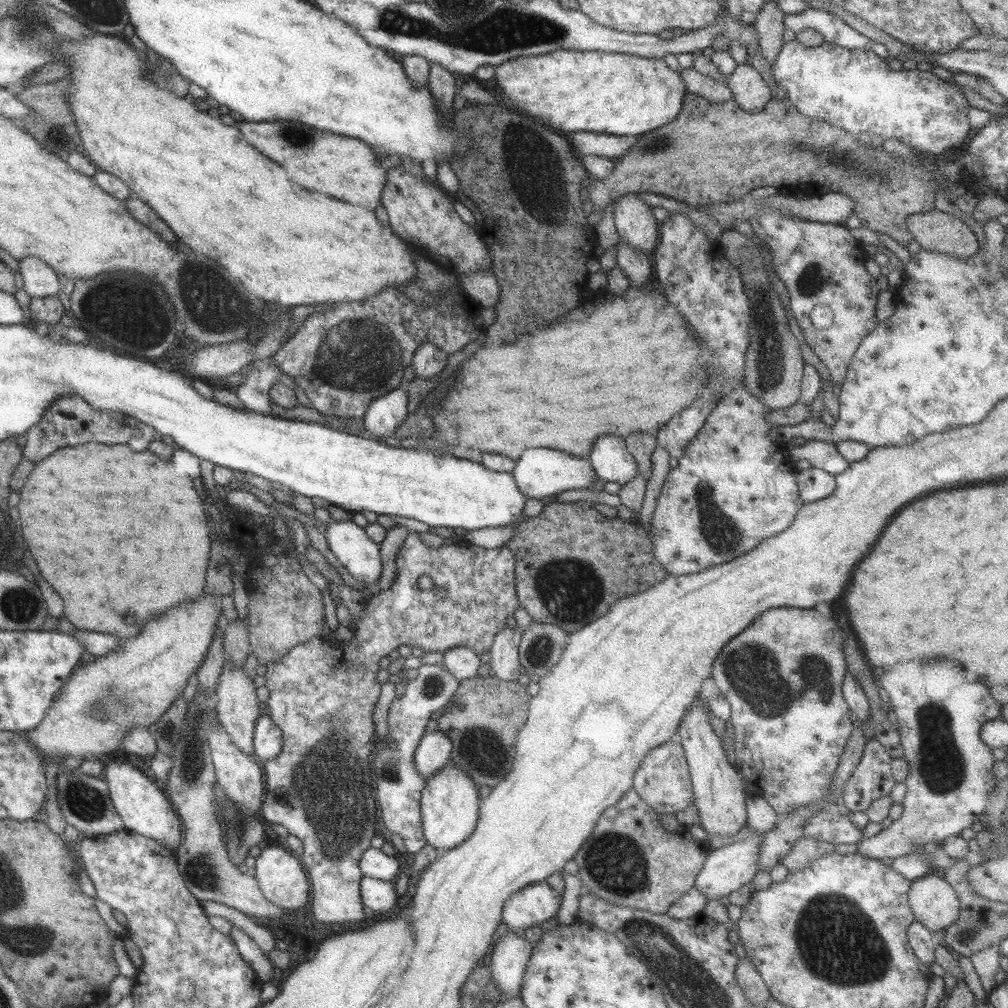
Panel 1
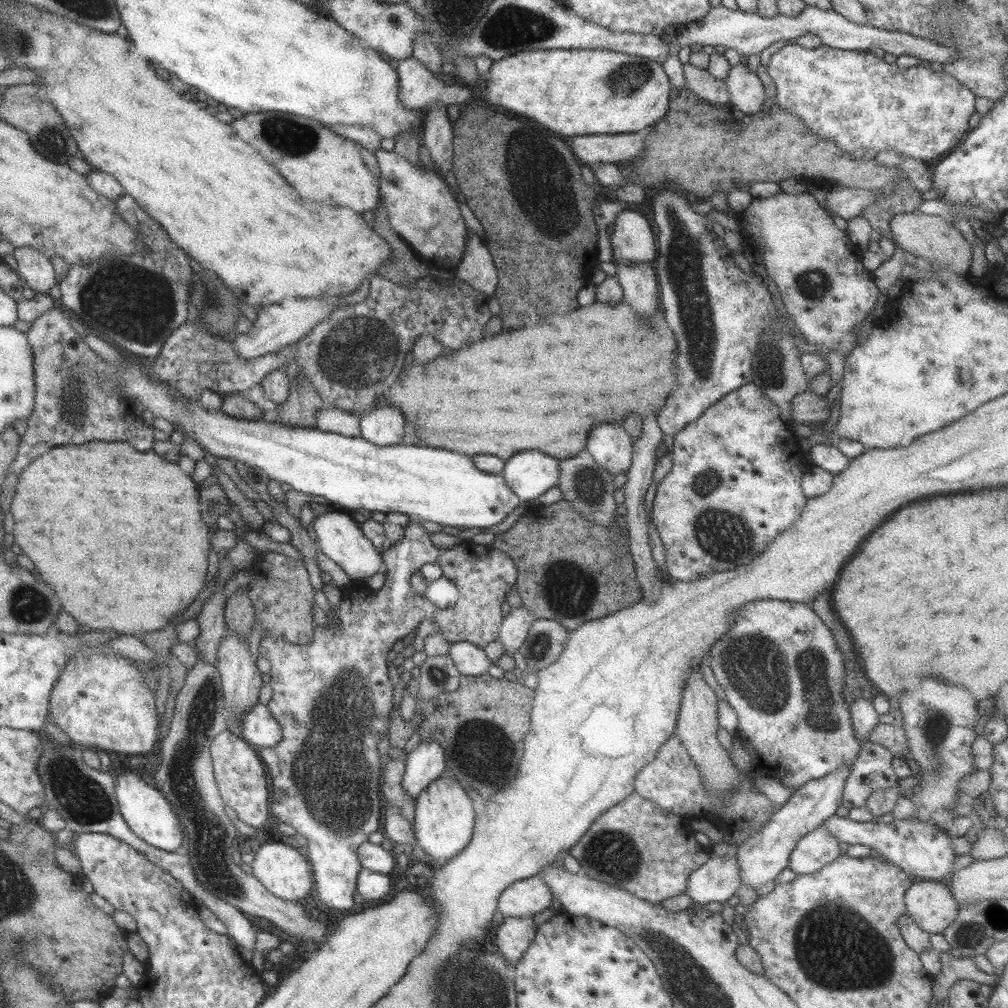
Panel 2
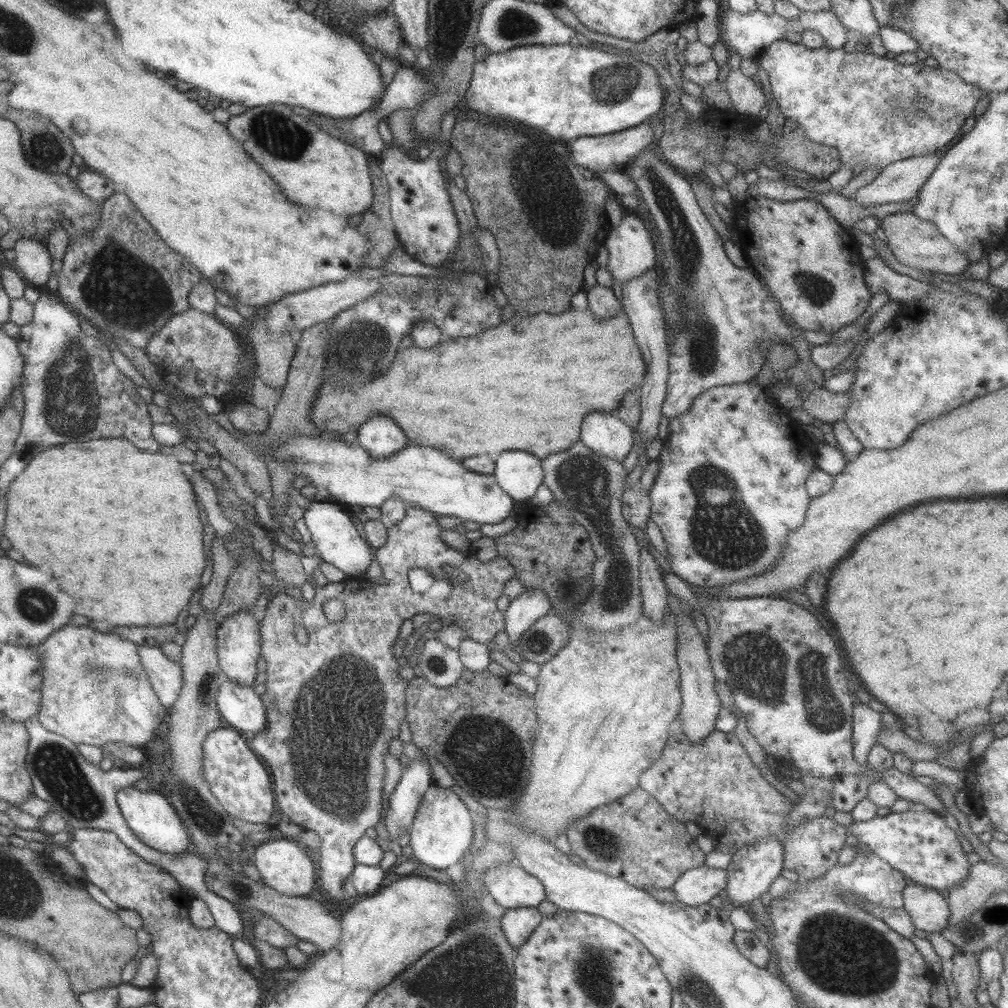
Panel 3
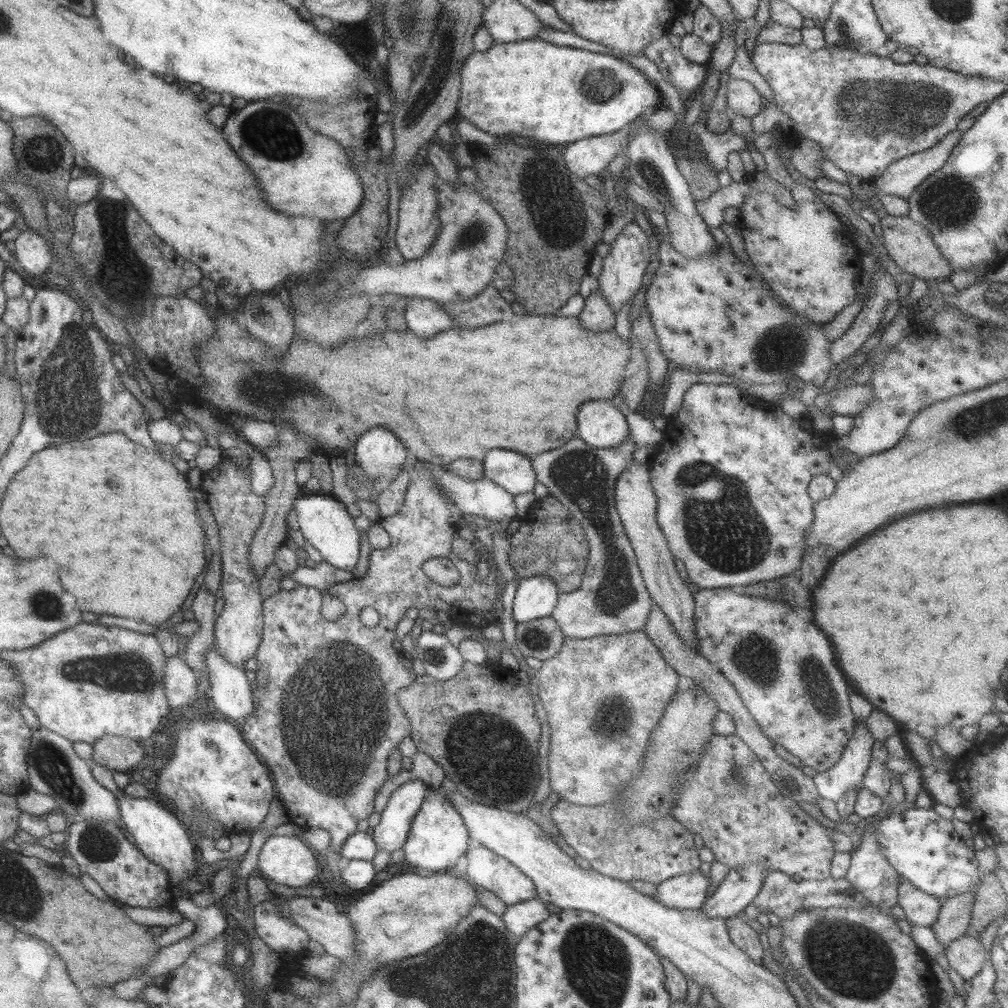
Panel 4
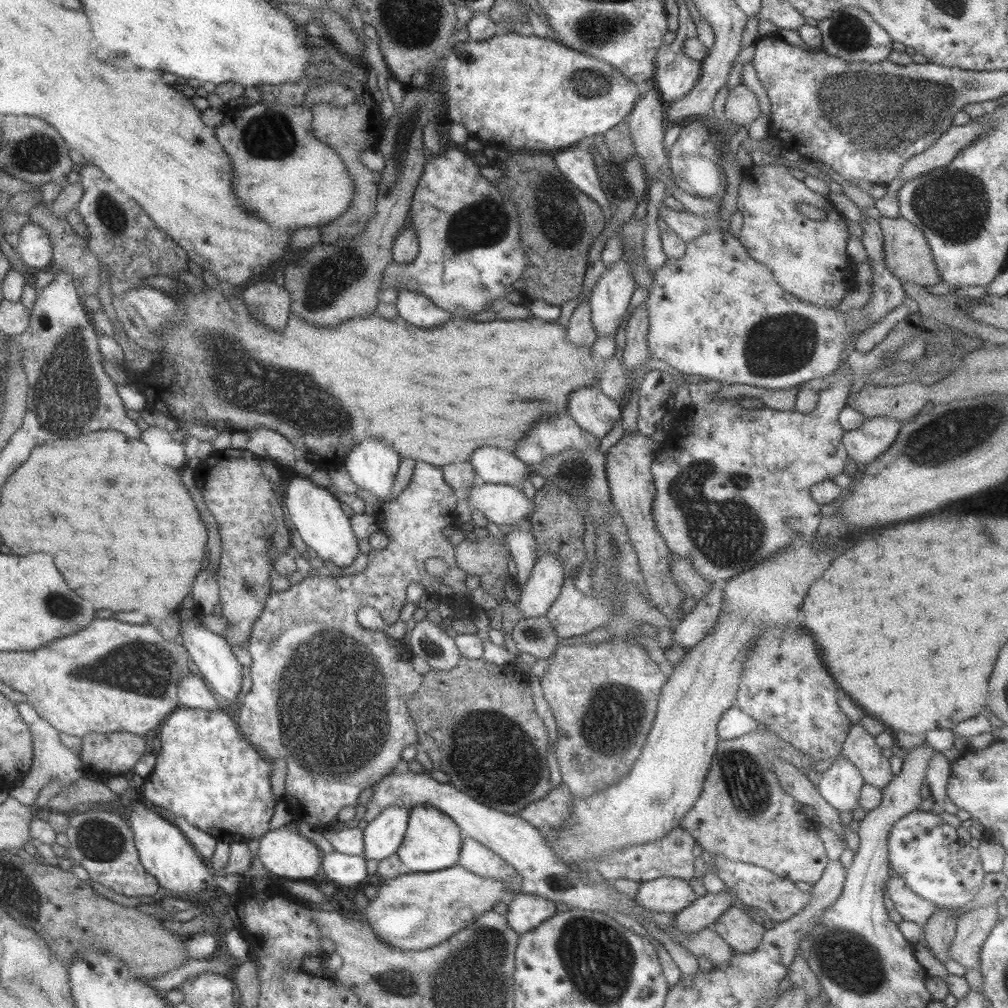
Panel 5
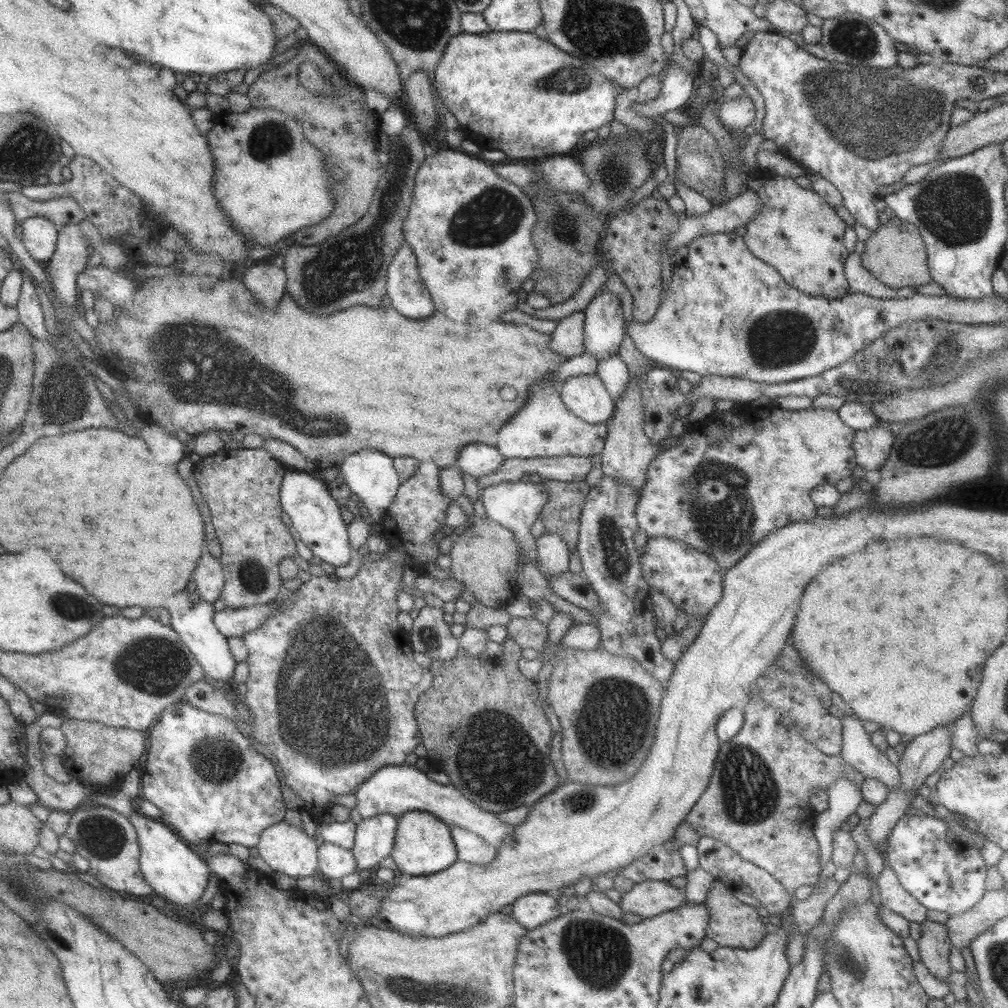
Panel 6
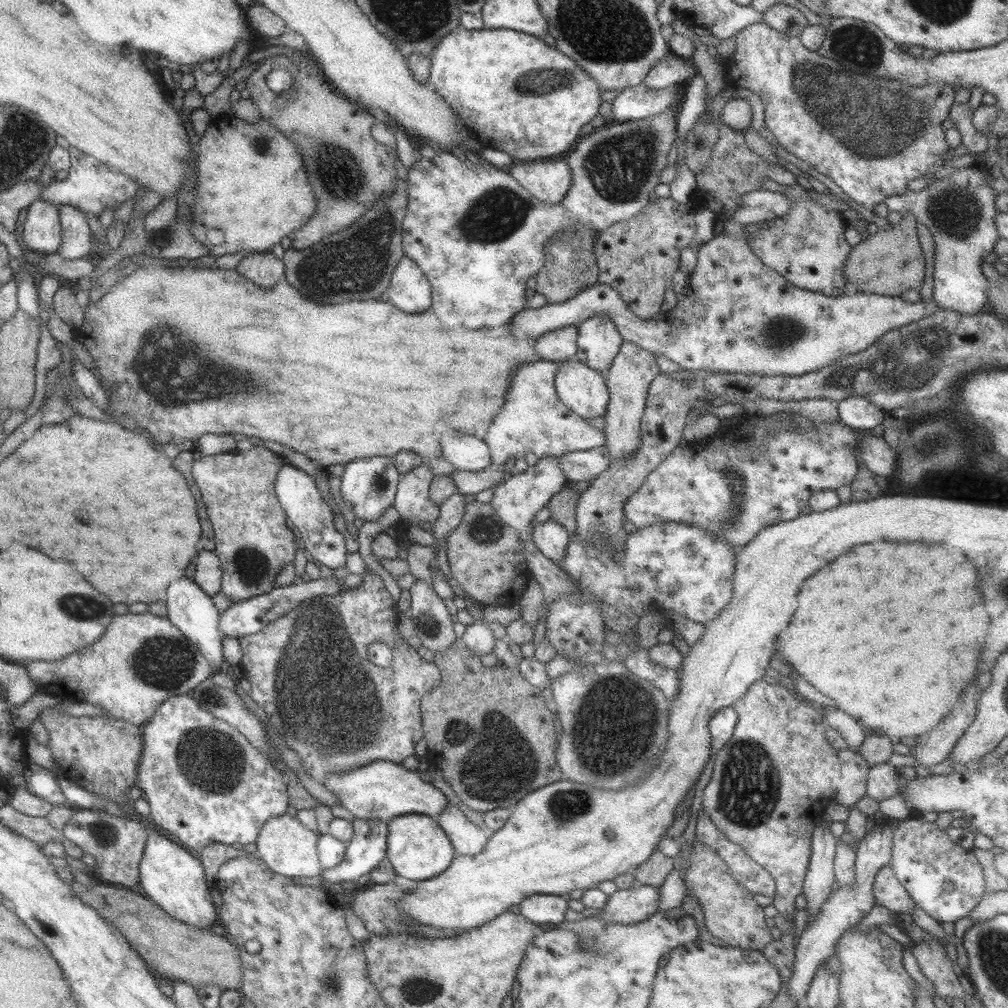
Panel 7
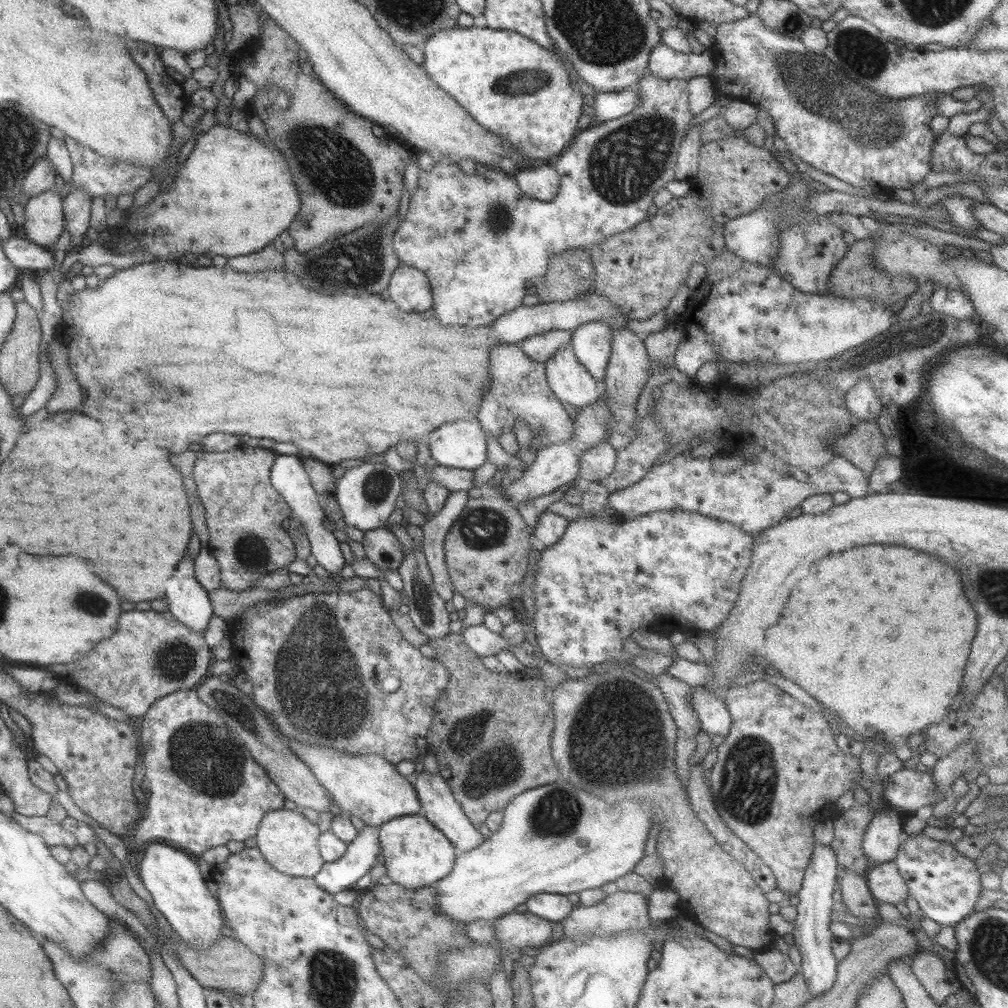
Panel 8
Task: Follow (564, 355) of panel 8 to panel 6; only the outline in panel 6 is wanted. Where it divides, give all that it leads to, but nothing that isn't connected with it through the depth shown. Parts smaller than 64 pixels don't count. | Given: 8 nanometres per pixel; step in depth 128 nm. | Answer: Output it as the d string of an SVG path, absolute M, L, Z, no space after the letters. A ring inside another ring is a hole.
M596 372L567 377L558 389L562 404L577 419L599 424L613 416L614 400Z

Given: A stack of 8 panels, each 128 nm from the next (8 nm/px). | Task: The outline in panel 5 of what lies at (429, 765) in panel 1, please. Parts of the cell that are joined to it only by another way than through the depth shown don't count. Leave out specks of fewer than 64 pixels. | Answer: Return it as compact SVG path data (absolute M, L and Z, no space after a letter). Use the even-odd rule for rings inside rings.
M389 806L363 829L362 857L380 861L395 853L407 830L407 818L411 809Z

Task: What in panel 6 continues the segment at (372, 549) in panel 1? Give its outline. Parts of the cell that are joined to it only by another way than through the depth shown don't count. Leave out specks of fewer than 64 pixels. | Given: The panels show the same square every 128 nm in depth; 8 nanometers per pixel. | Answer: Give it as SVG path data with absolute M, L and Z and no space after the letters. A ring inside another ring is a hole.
M313 470L285 471L279 487L280 507L289 516L291 529L319 560L331 566L347 564L355 554L351 549L345 524L339 515L339 505L329 495L327 483L313 477Z

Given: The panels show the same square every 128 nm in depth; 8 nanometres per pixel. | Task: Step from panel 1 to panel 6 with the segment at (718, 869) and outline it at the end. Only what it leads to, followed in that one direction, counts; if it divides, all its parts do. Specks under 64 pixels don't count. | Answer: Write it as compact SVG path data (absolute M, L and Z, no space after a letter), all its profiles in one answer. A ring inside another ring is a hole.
M644 881L635 883L629 892L621 893L617 904L623 913L646 919L677 908L685 904L684 901L683 889L673 888L665 881Z

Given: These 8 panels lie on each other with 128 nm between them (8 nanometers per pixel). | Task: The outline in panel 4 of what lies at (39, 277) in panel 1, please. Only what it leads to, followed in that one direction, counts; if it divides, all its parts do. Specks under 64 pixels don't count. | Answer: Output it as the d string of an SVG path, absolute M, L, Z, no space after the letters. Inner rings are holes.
M27 229L26 231L20 231L13 242L14 256L20 267L29 275L43 278L52 262L52 252L44 238Z

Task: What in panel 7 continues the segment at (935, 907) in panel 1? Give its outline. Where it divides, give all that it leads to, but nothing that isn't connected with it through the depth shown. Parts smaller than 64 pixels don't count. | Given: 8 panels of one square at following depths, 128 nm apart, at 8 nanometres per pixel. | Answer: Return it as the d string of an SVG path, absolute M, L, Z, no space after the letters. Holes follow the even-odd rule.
M887 864L882 866L873 879L873 897L875 904L883 906L894 913L911 912L917 907L907 895L893 869Z

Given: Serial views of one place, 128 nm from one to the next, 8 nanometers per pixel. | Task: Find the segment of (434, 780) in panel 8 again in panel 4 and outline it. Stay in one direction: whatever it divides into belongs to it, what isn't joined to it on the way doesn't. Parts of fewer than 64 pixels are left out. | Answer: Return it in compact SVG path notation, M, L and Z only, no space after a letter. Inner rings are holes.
M469 843L465 852L465 878L483 887L506 905L537 898L535 885L516 866L479 843Z

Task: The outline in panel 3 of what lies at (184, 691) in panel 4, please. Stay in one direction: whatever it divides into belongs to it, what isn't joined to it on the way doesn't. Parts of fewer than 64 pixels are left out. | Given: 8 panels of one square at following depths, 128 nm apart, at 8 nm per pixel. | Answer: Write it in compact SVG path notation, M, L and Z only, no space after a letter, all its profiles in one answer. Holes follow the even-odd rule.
M140 646L138 650L151 688L159 702L167 709L177 700L182 684L180 663L169 660L159 646Z

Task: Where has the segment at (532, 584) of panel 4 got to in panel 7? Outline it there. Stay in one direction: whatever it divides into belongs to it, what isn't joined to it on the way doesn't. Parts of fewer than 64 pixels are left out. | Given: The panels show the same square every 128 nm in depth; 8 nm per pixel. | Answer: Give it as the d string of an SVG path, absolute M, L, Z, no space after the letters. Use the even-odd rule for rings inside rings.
M551 519L542 523L535 522L532 530L532 541L539 553L555 564L558 564L560 558L565 556L568 537L568 532L558 522Z

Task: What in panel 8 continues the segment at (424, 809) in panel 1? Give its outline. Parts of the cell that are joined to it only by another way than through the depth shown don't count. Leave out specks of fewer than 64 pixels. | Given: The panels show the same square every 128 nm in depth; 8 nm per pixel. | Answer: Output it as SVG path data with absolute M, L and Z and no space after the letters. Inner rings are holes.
M415 814L393 818L380 826L376 837L385 867L385 881L403 889L434 885L453 868L456 859L454 846L423 816Z

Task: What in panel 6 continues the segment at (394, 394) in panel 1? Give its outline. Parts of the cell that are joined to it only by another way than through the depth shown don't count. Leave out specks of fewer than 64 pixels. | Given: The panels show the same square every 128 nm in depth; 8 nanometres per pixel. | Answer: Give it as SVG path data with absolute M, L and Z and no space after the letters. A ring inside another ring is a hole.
M366 448L346 456L337 467L341 470L341 476L351 494L355 494L362 507L367 509L368 517L379 523L386 515L387 507L391 504L401 481L392 465L392 458L378 450Z

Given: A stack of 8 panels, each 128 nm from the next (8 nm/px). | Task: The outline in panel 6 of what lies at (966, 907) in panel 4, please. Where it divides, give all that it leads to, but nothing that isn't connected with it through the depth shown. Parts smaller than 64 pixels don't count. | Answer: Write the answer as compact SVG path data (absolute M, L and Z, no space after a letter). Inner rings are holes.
M925 920L921 922L921 929L921 936L916 940L919 960L931 976L947 983L952 969L947 961L951 944L948 940L946 926Z

